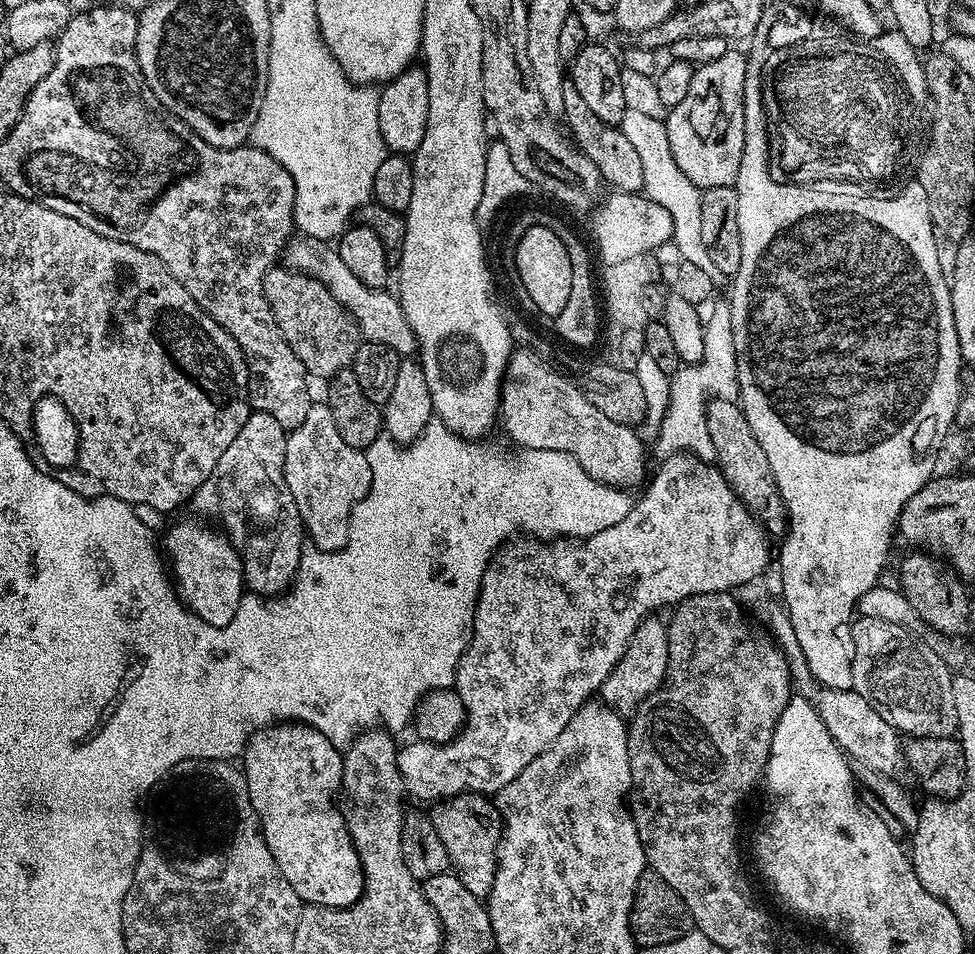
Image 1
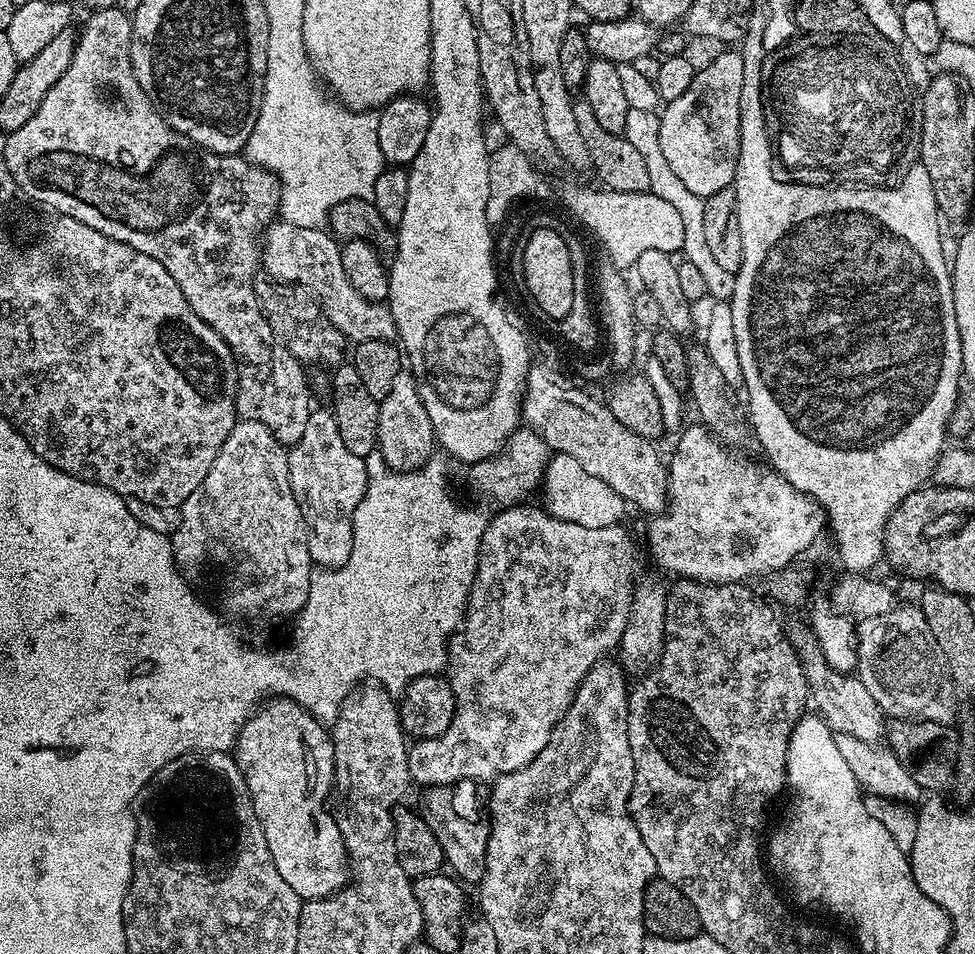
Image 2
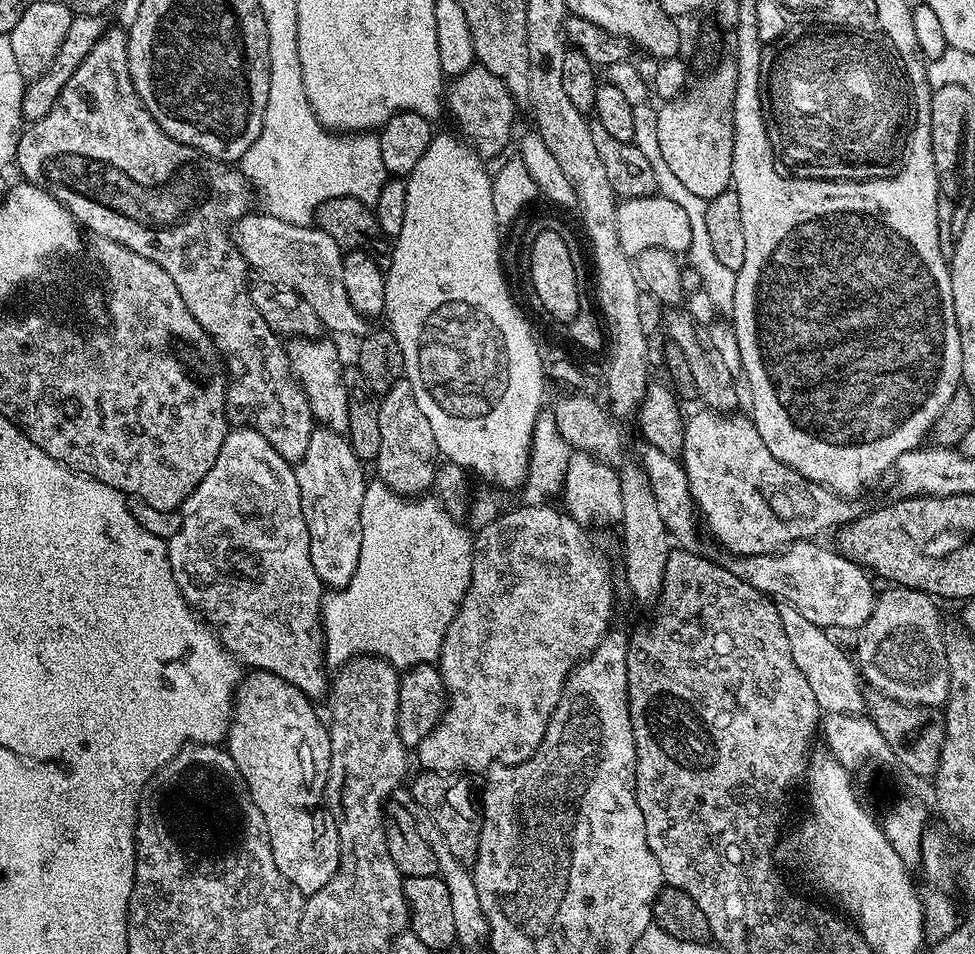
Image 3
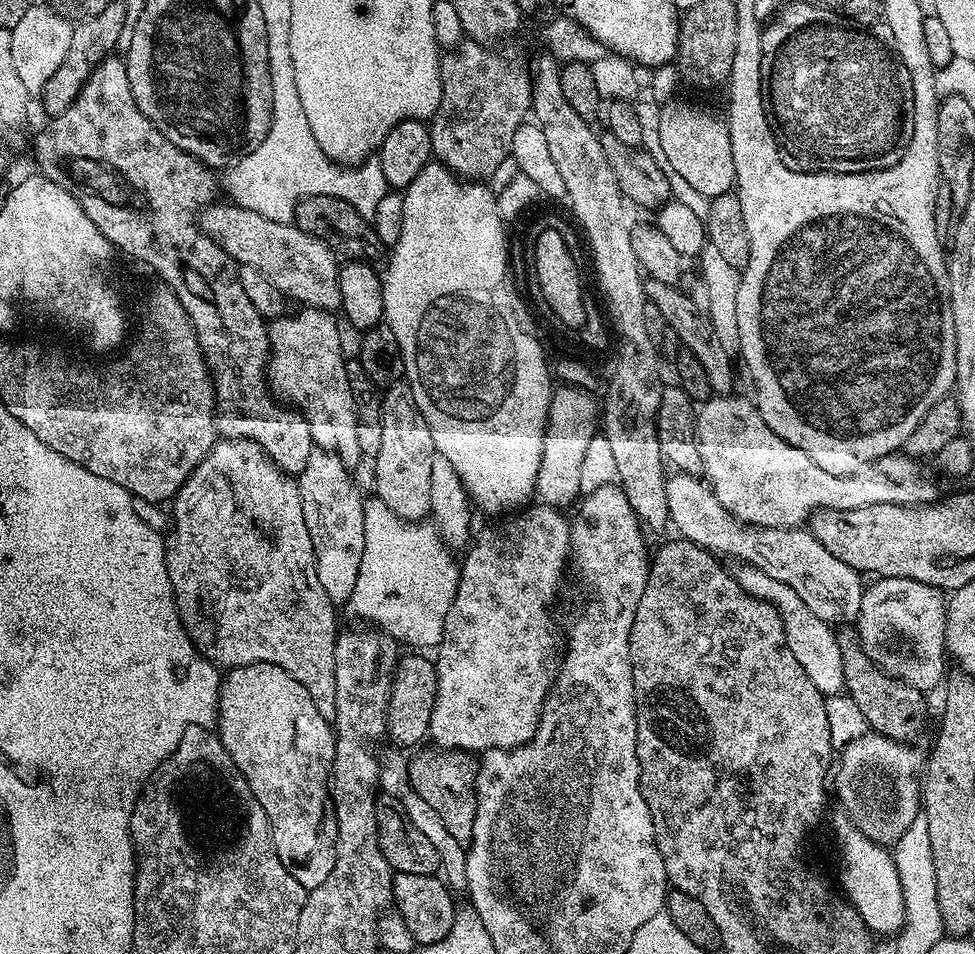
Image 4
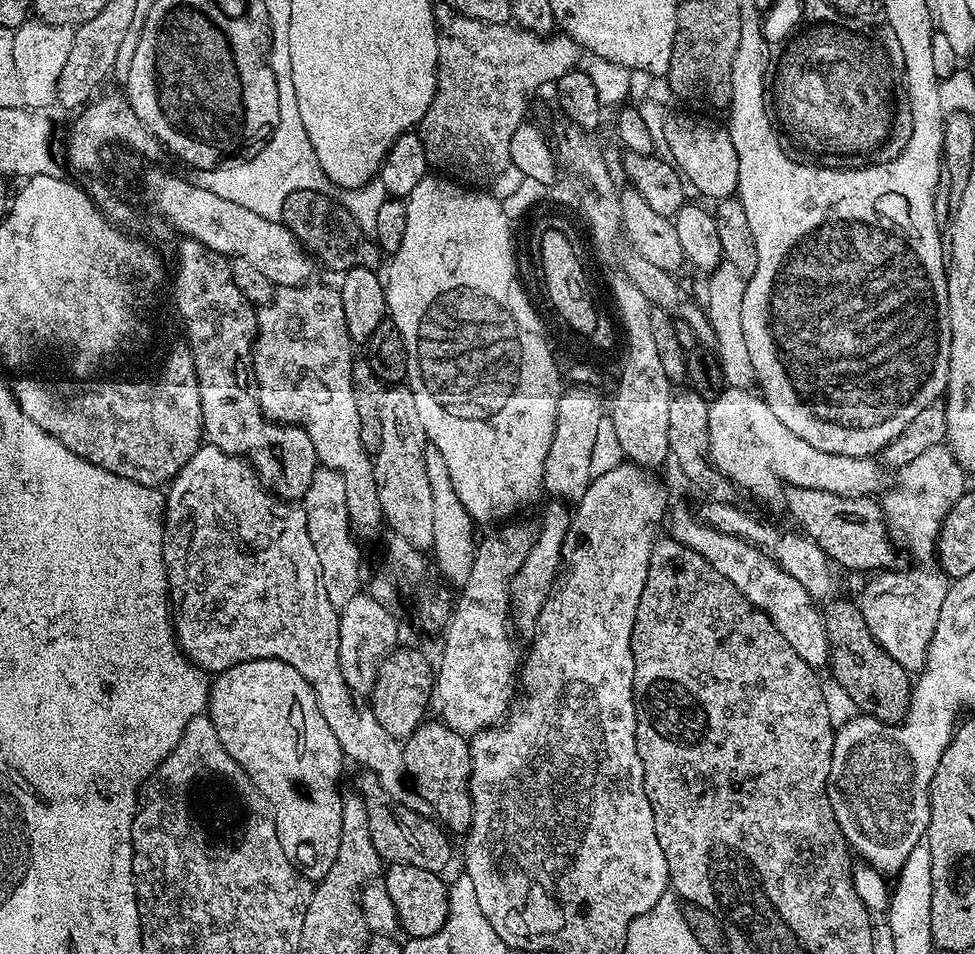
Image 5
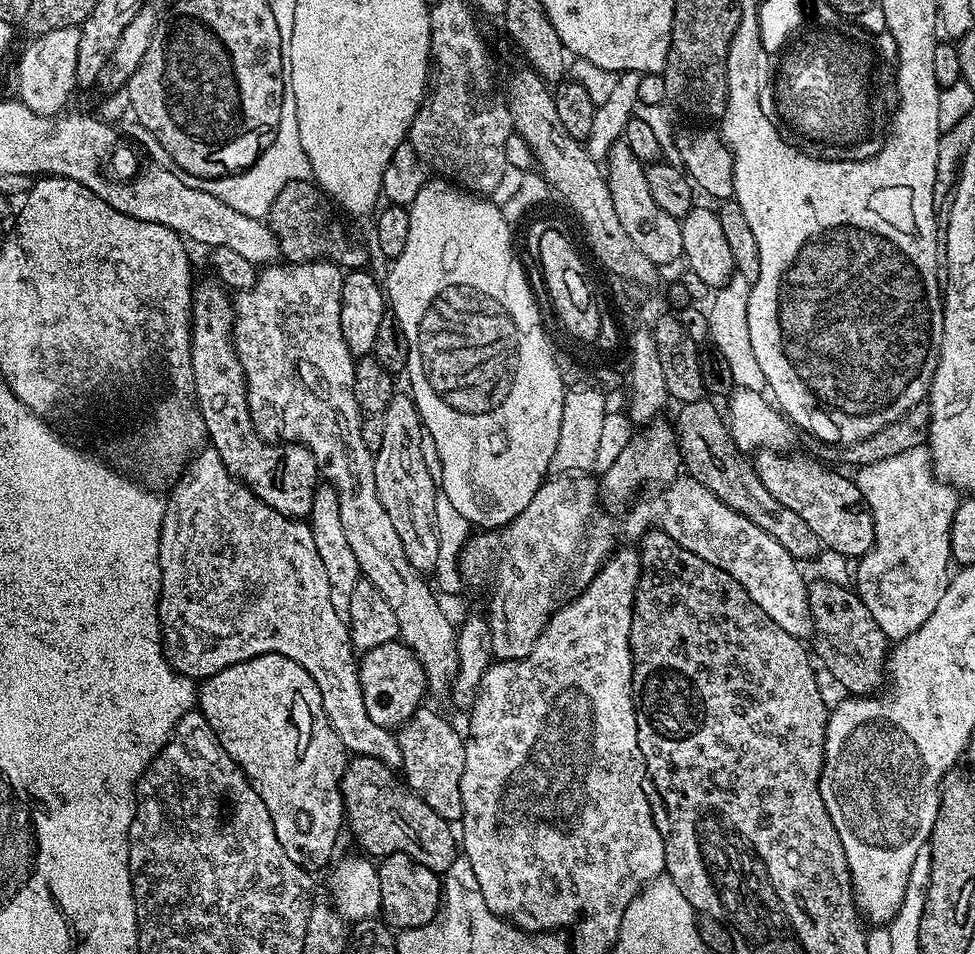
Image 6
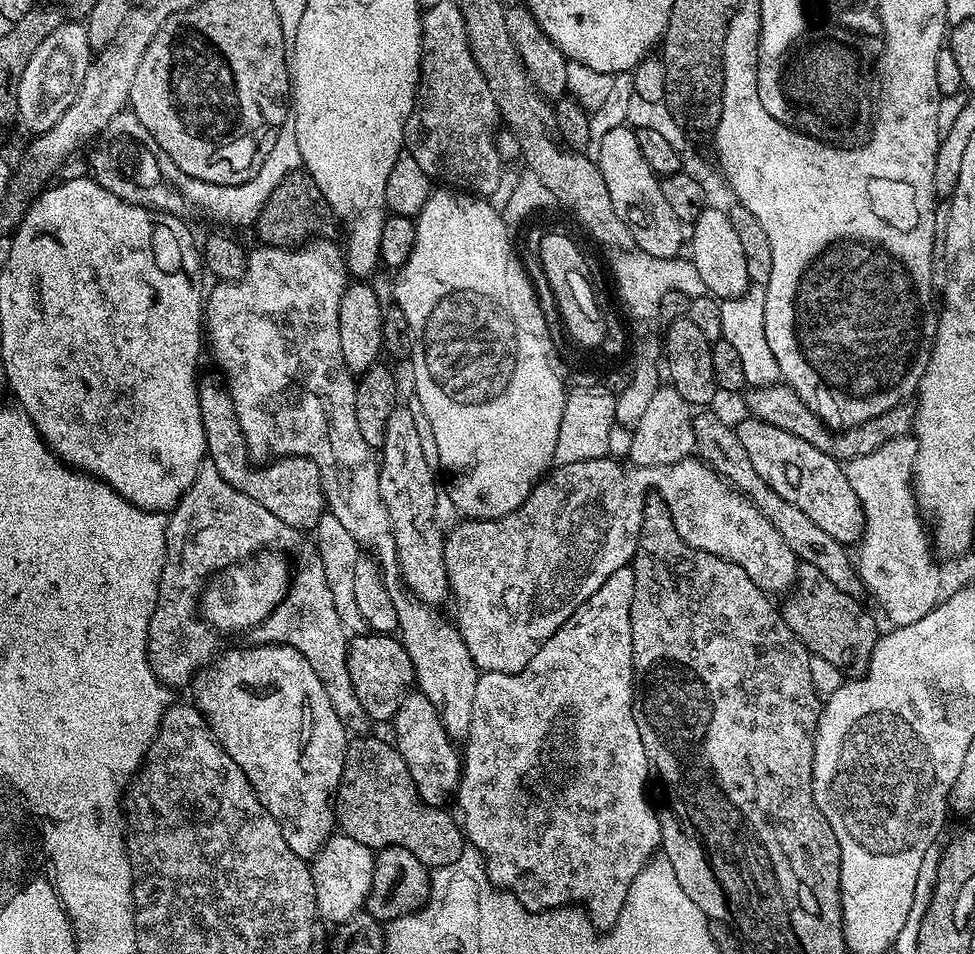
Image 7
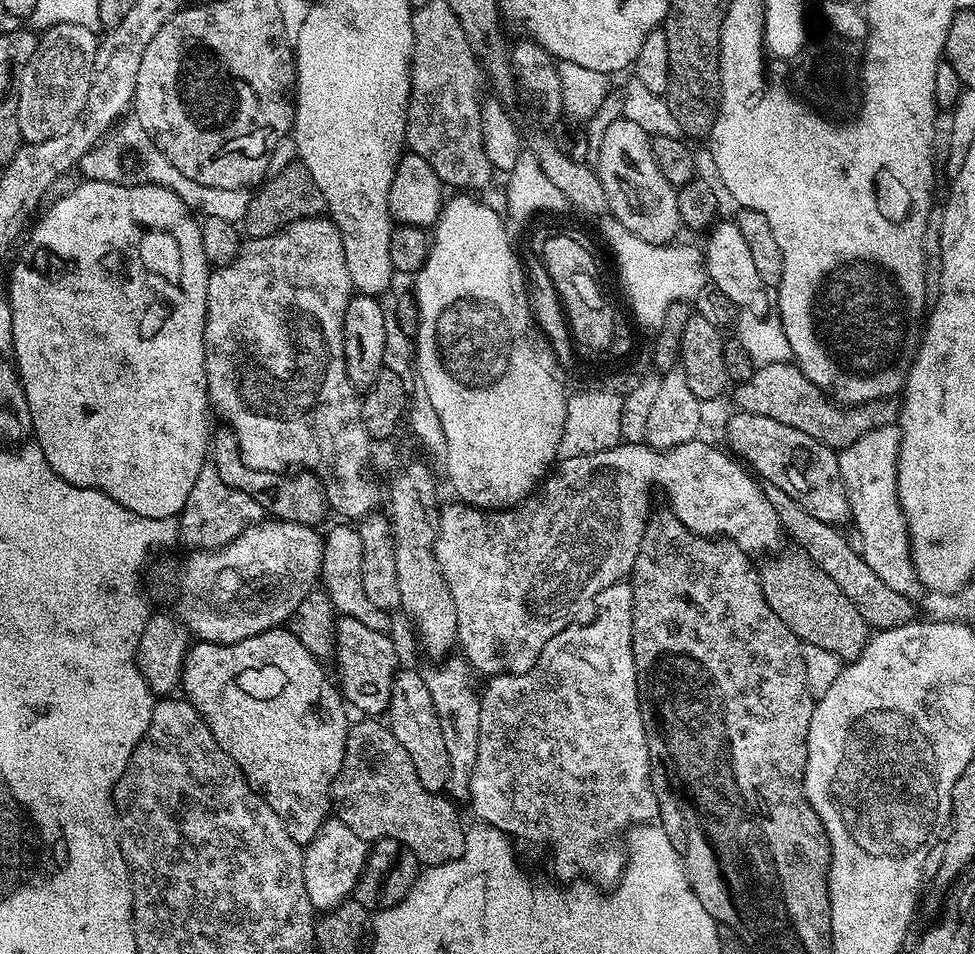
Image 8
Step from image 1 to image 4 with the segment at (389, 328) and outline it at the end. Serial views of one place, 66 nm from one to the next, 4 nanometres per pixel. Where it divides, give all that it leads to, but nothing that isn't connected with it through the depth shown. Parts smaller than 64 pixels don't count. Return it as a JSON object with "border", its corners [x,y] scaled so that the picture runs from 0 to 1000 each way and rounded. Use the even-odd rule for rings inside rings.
{"border":[[[218,212],[204,223],[203,234],[209,244],[214,247],[236,270],[241,273],[243,278],[253,279],[265,283],[285,304],[291,306],[292,311],[305,314],[305,320],[318,323],[328,323],[332,327],[344,328],[349,322],[349,282],[347,269],[332,252],[319,247],[317,243],[311,243],[304,238],[303,234],[290,235],[289,233],[277,233],[277,229],[269,229],[269,224],[261,224],[261,220],[252,220],[248,216],[237,212]]]}

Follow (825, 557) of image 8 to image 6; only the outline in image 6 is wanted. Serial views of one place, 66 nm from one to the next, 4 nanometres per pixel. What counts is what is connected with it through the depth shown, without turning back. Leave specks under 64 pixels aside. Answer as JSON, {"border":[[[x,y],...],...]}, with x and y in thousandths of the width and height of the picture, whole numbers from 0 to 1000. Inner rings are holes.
{"border":[[[723,417],[703,423],[691,439],[693,464],[697,466],[697,481],[705,498],[723,507],[737,524],[745,526],[745,530],[769,543],[773,551],[782,551],[786,560],[806,572],[817,589],[835,586],[843,579],[843,571],[835,556],[831,556],[831,551],[823,547],[818,539],[814,539],[814,535],[802,530],[802,526],[798,526],[798,522],[794,522],[794,518],[782,509],[772,483],[755,469],[739,429],[737,432],[729,421],[729,418]]]}

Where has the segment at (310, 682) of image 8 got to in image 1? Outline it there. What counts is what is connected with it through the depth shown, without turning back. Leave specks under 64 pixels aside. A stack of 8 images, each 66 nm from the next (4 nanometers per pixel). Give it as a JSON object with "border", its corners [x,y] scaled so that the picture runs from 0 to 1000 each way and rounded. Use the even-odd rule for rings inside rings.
{"border":[[[288,757],[268,763],[254,776],[248,794],[250,819],[254,822],[256,841],[267,858],[273,887],[277,895],[281,895],[281,904],[285,904],[289,920],[302,929],[302,937],[306,937],[313,949],[357,952],[373,937],[373,913],[367,891],[361,885],[353,855],[347,846],[352,802],[350,785],[341,781],[326,765],[303,757]]]}

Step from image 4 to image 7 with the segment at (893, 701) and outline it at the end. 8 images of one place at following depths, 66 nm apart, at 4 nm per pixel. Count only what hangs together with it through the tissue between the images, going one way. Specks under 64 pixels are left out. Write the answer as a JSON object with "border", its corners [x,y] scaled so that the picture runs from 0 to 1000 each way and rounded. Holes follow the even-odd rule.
{"border":[[[827,590],[819,592],[811,625],[812,629],[802,633],[802,645],[806,656],[814,660],[830,684],[839,690],[847,690],[847,694],[868,702],[871,710],[885,709],[890,701],[892,688],[896,686],[901,661],[897,648],[882,634],[883,630],[859,618],[859,614],[855,614],[855,610],[851,610],[843,597]]]}

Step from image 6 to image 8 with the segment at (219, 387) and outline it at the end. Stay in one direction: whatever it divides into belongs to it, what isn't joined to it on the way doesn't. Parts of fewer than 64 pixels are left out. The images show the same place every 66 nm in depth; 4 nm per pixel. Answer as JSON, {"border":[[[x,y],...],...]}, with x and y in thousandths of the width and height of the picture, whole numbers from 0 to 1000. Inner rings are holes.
{"border":[[[236,451],[218,452],[215,457],[215,486],[224,493],[224,501],[248,518],[256,518],[265,530],[269,530],[276,542],[328,551],[332,540],[337,540],[336,523],[330,505],[320,495],[309,494],[307,497],[290,495],[262,495],[248,484],[244,459]]]}

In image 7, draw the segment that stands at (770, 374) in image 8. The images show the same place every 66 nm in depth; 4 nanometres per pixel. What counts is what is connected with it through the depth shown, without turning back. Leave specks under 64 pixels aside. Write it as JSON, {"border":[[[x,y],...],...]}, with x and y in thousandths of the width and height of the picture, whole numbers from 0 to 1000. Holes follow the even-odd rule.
{"border":[[[803,400],[787,403],[781,407],[768,406],[762,412],[761,418],[766,431],[774,439],[786,442],[790,447],[798,447],[818,459],[827,459],[827,463],[831,463],[831,468],[843,472],[843,476],[851,476],[851,480],[863,484],[875,482],[884,476],[892,476],[892,472],[901,472],[901,468],[913,463],[917,459],[932,456],[939,443],[938,427],[934,422],[928,421],[909,430],[909,434],[901,434],[901,438],[892,438],[878,449],[865,451],[849,449],[827,426],[827,421],[823,421],[823,417],[818,417],[816,410]]]}

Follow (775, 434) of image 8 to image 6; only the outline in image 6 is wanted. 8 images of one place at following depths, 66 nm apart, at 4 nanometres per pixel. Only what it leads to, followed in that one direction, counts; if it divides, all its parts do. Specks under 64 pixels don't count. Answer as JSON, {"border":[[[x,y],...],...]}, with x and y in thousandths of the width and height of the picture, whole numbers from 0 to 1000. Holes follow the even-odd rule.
{"border":[[[779,472],[774,475],[773,478],[773,490],[777,501],[782,505],[782,509],[786,509],[786,514],[790,514],[790,518],[794,518],[794,522],[798,522],[798,526],[802,526],[802,530],[807,530],[809,535],[814,535],[814,539],[818,539],[818,543],[823,543],[823,547],[827,547],[831,551],[831,556],[835,556],[835,560],[841,566],[842,571],[846,575],[849,574],[853,579],[858,579],[862,583],[875,583],[875,585],[881,585],[886,583],[892,578],[896,570],[896,543],[894,542],[894,536],[892,530],[888,526],[888,522],[884,522],[884,514],[880,514],[877,502],[871,501],[870,503],[866,499],[861,499],[857,495],[852,495],[849,491],[844,491],[840,486],[840,481],[832,482],[829,478],[808,478],[812,476],[805,476],[800,472]]]}

